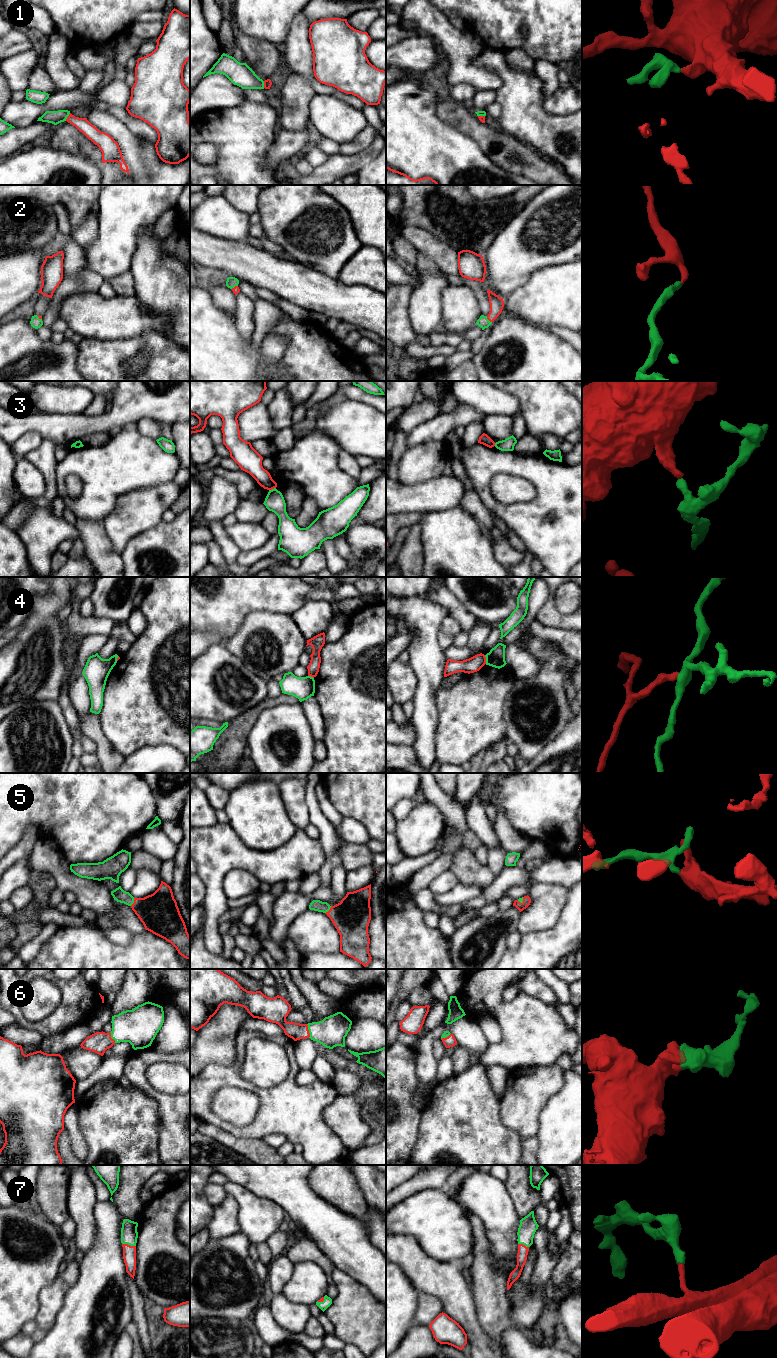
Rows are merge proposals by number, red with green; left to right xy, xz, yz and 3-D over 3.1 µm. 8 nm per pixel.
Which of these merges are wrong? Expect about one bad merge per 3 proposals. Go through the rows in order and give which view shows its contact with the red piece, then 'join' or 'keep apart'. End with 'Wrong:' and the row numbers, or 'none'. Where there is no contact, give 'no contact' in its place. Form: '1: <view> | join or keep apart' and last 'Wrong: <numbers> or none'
1: xy | join
2: yz | join
3: xz | keep apart
4: yz | keep apart
5: xz | join
6: xz | join
7: xy | join
Wrong: 3, 4

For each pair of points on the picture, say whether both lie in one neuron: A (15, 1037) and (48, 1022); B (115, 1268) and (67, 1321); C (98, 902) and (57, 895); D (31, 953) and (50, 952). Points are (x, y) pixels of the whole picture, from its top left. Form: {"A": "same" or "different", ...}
{"A": "different", "B": "same", "C": "same", "D": "different"}

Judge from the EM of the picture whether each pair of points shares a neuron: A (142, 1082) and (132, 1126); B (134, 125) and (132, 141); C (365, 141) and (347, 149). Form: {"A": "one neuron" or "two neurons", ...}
{"A": "two neurons", "B": "two neurons", "C": "one neuron"}

